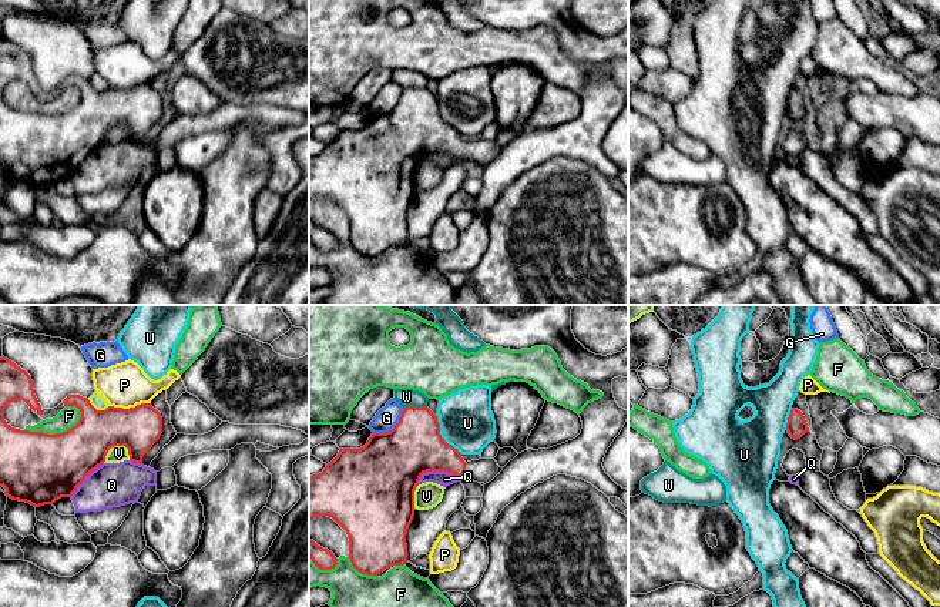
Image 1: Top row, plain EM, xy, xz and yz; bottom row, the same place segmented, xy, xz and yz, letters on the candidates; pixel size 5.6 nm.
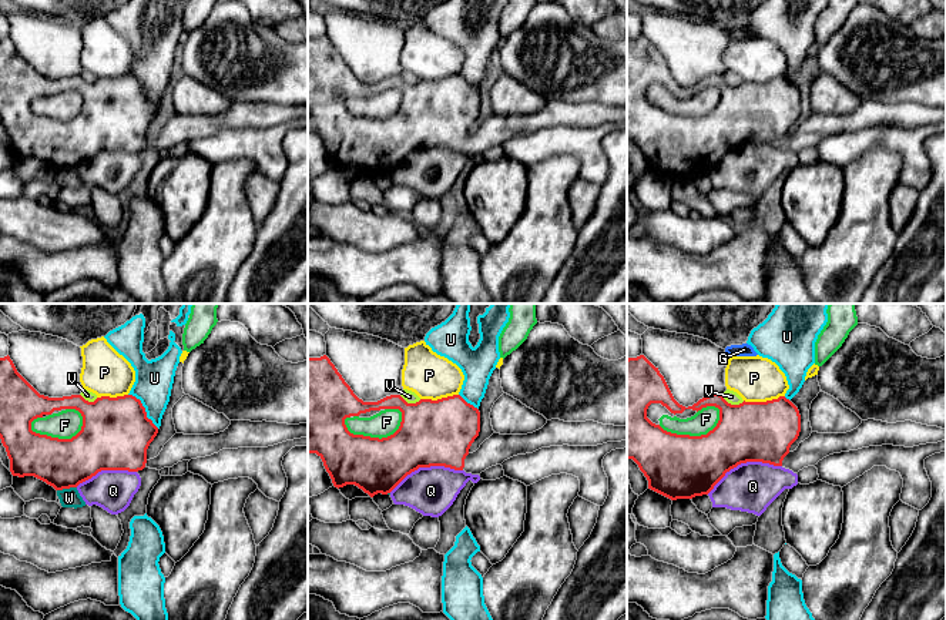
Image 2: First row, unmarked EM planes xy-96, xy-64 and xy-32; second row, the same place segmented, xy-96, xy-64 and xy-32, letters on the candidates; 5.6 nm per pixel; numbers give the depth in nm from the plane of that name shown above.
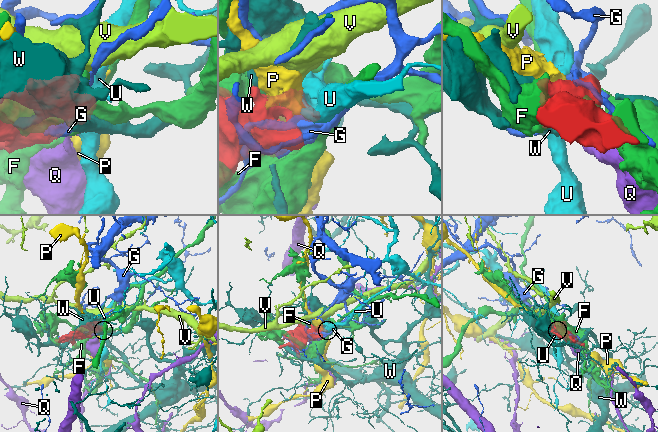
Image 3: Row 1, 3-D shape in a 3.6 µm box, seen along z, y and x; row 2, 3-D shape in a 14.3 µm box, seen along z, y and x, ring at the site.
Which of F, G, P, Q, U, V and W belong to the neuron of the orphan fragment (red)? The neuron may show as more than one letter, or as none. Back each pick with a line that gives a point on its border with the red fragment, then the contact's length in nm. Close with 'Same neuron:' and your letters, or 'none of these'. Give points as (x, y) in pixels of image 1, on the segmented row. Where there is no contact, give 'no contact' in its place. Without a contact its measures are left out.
Same neuron: none of these

